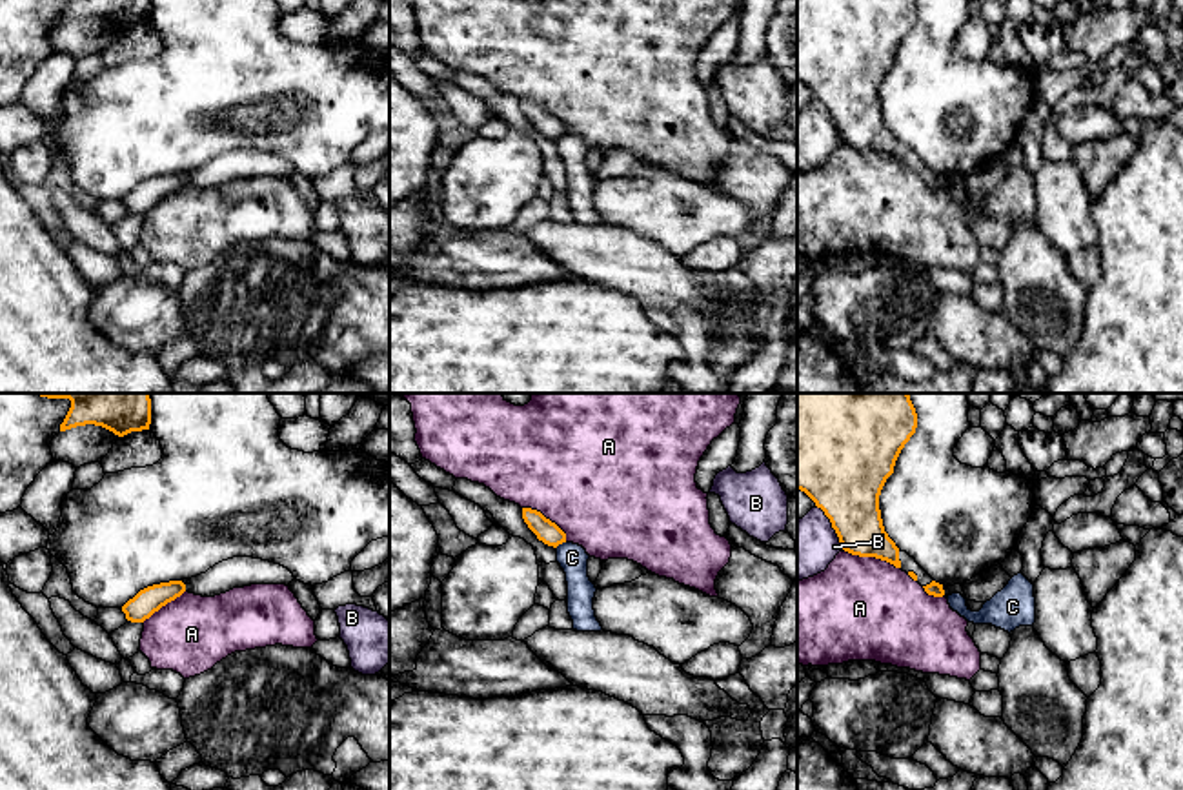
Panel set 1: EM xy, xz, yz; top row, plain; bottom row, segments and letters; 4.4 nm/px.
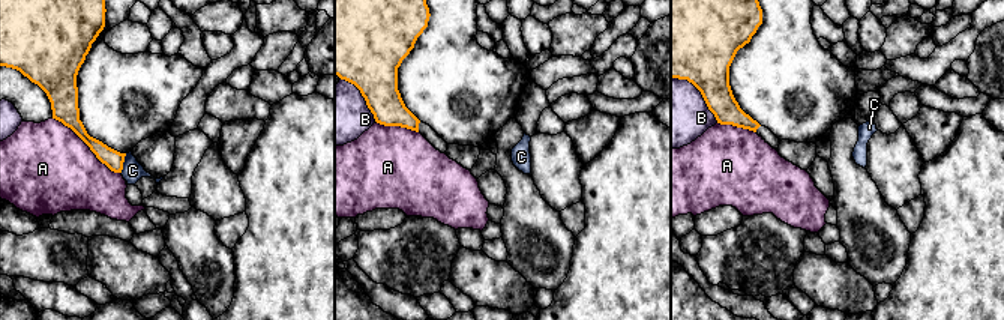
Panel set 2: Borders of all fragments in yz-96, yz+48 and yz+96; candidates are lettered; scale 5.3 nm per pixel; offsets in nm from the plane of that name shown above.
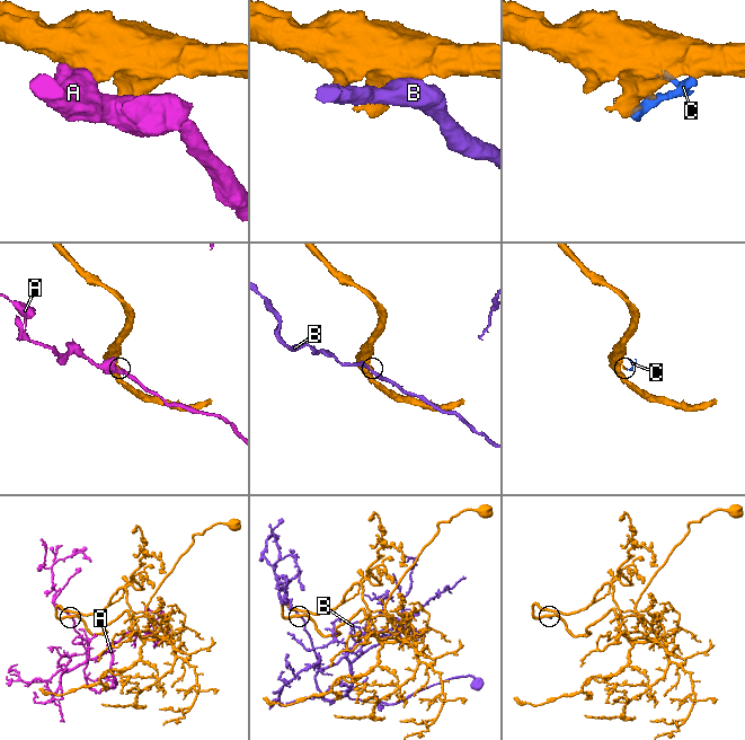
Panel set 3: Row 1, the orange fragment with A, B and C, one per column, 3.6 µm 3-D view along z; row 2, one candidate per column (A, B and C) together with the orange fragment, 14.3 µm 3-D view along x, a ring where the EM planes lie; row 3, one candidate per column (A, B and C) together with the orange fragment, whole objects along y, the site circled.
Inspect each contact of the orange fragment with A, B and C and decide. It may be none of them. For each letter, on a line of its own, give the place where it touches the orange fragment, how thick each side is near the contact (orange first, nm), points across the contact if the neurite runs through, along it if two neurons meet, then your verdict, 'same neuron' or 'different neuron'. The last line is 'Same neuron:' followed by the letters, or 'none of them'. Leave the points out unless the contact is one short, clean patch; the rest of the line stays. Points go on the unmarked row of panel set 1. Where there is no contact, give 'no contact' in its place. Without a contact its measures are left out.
A: yz (872, 148) | 240/460 nm | different neuron
B: yz (832, 119) | 380/260 nm | different neuron
C: xz (559, 135) | 100/130 nm | along xz (565, 133), (556, 141) | different neuron
Same neuron: none of them

